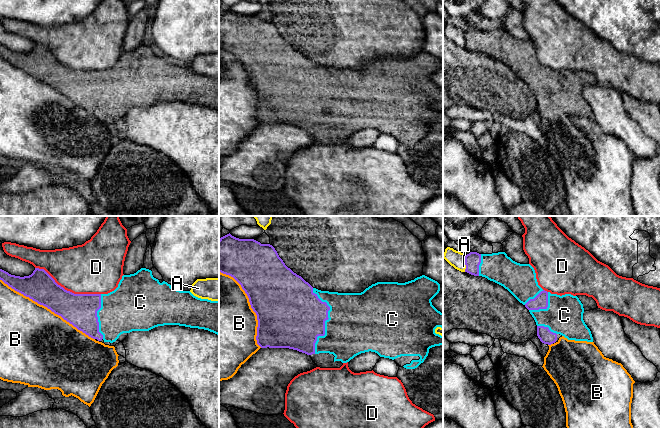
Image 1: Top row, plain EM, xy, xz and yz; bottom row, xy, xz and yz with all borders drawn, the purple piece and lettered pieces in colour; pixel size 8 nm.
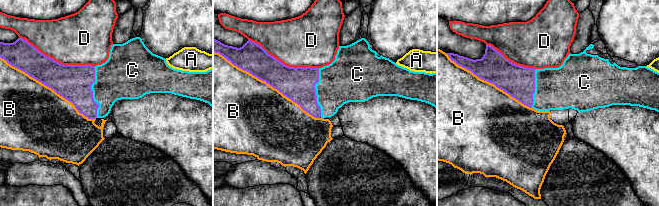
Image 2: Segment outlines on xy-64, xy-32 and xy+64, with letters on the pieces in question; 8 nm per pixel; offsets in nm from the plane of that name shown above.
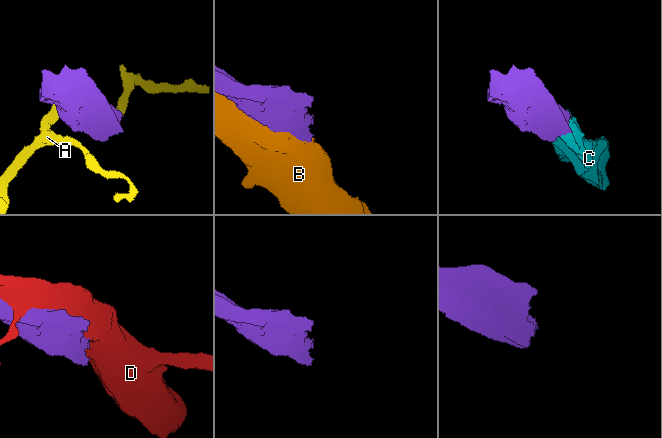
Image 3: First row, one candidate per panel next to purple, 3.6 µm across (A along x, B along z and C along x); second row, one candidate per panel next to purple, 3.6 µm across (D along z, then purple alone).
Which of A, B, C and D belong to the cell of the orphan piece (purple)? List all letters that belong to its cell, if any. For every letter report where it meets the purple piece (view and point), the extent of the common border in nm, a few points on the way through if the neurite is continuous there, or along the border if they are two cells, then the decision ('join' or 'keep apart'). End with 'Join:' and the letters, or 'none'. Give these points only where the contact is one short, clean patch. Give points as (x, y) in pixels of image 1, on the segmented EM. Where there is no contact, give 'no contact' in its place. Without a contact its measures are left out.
A: yz (465, 263) | 140 nm | keep apart
B: xy (47, 307) | 900 nm | keep apart
C: xz (324, 322) | 550 nm | join
D: xy (68, 291) | 550 nm | keep apart
Join: C

